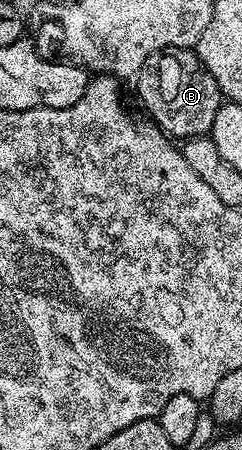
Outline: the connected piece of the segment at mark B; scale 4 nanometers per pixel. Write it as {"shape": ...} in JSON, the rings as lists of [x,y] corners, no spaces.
{"shape":[[[164,49],[150,55],[142,63],[134,78],[136,93],[149,113],[151,120],[169,138],[187,139],[209,136],[214,127],[214,115],[222,104],[222,94],[218,83],[206,71],[200,56],[192,49]]]}

